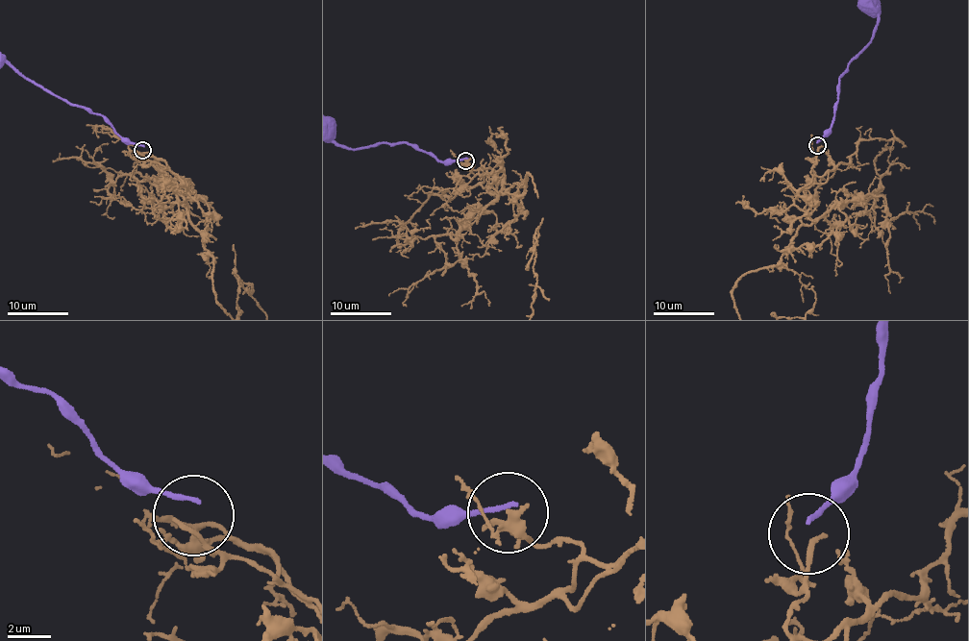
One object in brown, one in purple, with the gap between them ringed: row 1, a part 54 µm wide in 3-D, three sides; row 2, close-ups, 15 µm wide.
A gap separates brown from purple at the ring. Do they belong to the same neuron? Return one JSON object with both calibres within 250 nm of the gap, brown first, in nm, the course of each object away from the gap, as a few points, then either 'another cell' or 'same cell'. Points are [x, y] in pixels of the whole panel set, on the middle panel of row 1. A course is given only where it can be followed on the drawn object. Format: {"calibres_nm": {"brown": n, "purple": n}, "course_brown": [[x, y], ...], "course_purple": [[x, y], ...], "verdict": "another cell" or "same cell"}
{"calibres_nm": {"brown": 260, "purple": 190}, "course_purple": [[465, 158], [439, 160], [406, 142], [345, 148], [334, 141]], "verdict": "another cell"}

